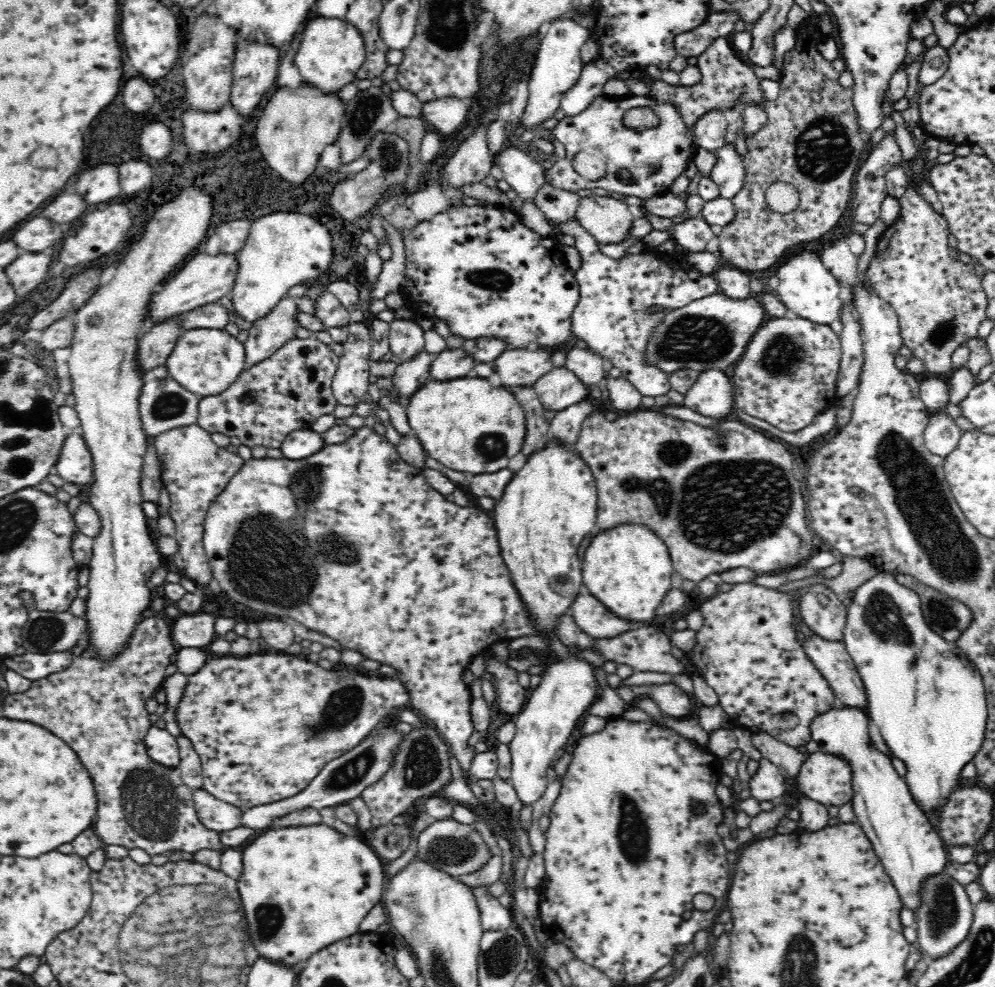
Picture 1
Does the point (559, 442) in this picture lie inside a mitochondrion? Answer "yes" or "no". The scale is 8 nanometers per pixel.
no

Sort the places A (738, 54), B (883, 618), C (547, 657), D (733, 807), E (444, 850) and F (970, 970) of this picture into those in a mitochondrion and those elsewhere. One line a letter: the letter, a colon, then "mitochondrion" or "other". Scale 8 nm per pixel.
A: other
B: mitochondrion
C: other
D: other
E: mitochondrion
F: mitochondrion

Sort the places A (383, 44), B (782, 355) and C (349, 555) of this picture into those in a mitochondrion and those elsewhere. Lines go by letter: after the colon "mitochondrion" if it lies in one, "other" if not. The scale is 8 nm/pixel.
A: other
B: mitochondrion
C: mitochondrion

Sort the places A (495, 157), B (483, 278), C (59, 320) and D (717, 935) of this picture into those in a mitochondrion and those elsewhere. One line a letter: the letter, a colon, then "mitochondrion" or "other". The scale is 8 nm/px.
A: other
B: other
C: other
D: other

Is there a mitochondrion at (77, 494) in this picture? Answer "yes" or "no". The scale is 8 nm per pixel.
no

